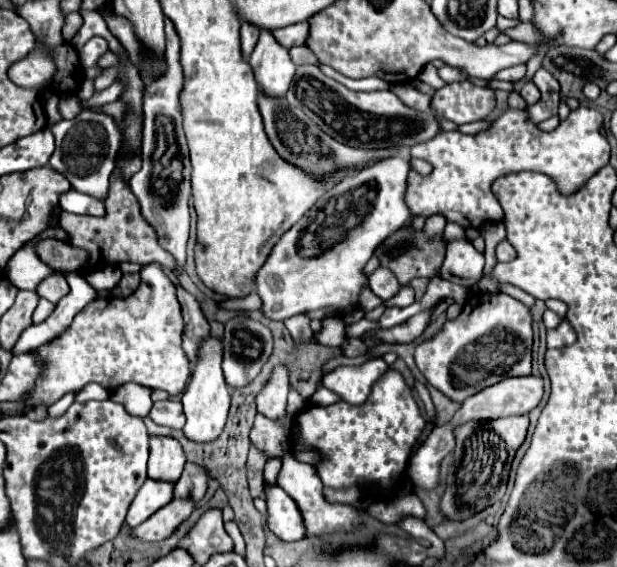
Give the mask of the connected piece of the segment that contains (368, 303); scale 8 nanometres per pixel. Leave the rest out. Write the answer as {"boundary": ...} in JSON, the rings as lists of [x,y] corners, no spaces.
{"boundary":[[[369,287],[362,289],[359,295],[359,307],[364,311],[370,311],[380,305],[384,304],[381,299],[379,299],[373,292],[371,292]]]}

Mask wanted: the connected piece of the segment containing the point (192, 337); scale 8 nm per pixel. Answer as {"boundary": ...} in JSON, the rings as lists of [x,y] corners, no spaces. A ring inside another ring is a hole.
{"boundary":[[[175,283],[175,291],[177,291],[177,299],[181,303],[183,321],[185,321],[183,349],[189,357],[189,361],[195,363],[201,343],[209,337],[209,321],[205,319],[199,301],[187,289],[183,289],[179,283]]]}

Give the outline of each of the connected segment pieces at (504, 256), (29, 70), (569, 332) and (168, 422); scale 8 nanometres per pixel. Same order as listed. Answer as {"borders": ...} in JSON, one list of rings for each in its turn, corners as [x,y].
{"borders":[[[[503,239],[503,241],[497,245],[495,255],[497,255],[497,261],[513,261],[513,259],[515,259],[515,249],[513,249],[513,245],[509,245],[507,239]]],[[[33,51],[29,57],[17,61],[9,69],[9,77],[21,87],[45,89],[45,85],[49,85],[49,79],[53,77],[53,71],[55,67],[45,55],[45,51]]],[[[563,321],[559,327],[547,331],[547,347],[549,349],[559,349],[559,347],[565,347],[565,345],[573,345],[575,339],[577,339],[575,331],[567,321]]],[[[167,399],[167,401],[157,401],[149,413],[153,423],[165,425],[171,429],[181,429],[185,425],[185,415],[181,411],[181,401],[179,399]]]]}

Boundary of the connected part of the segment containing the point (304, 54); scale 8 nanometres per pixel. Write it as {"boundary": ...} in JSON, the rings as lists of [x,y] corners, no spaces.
{"boundary":[[[291,47],[289,53],[291,53],[291,59],[293,59],[295,65],[305,65],[305,63],[309,63],[309,65],[319,65],[315,53],[309,51],[309,47]]]}

